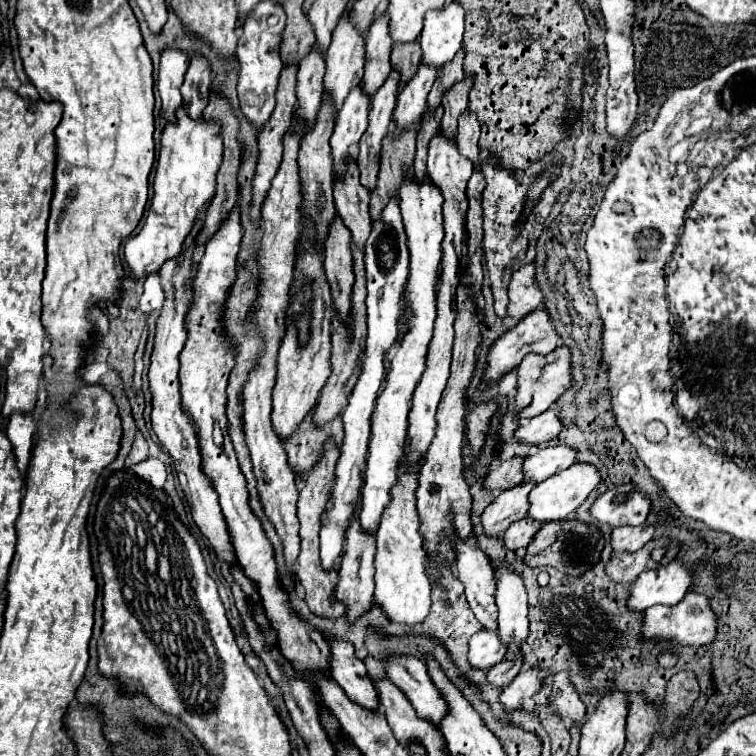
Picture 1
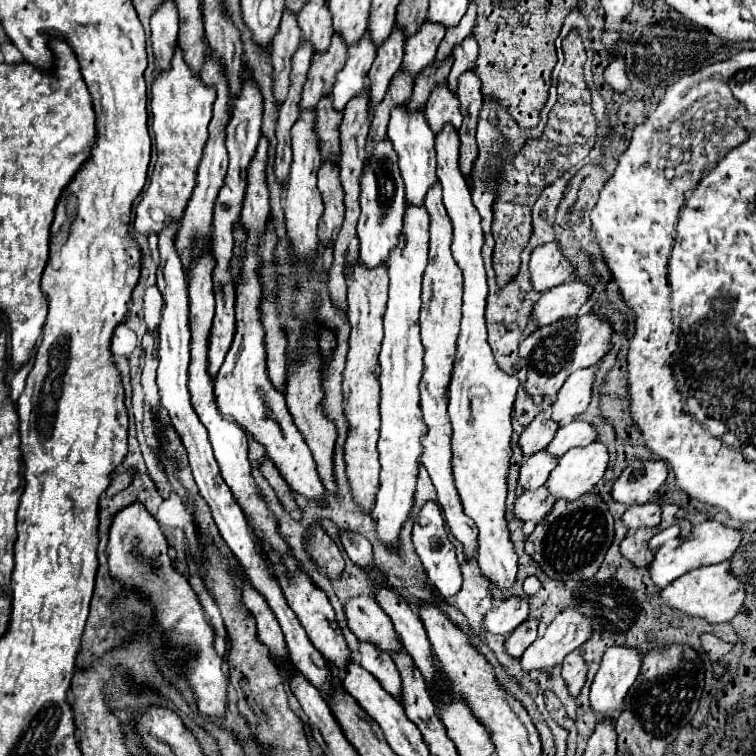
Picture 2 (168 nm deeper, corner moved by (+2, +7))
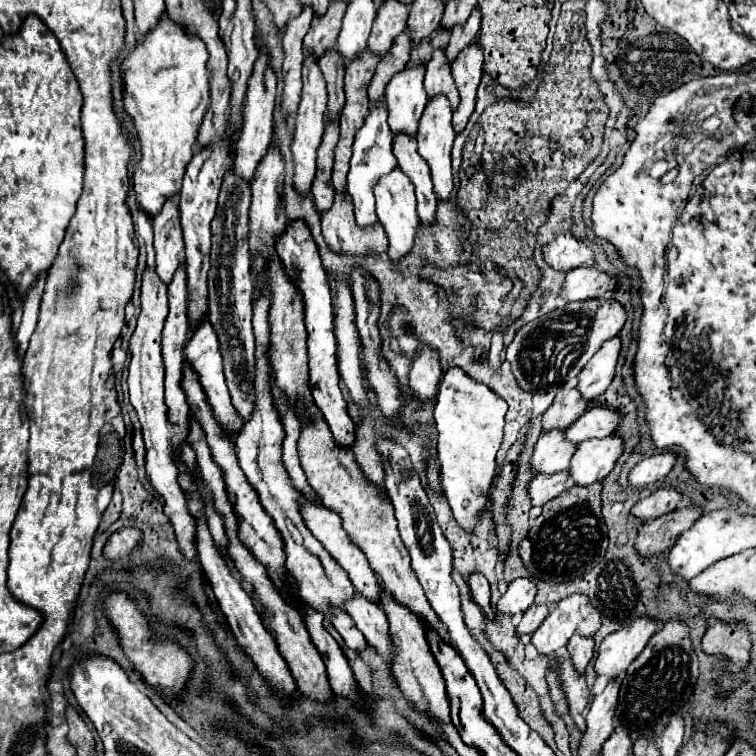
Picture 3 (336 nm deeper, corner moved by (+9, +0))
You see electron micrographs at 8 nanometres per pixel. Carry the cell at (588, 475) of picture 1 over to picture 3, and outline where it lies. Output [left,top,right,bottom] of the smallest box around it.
[570,433,624,485]

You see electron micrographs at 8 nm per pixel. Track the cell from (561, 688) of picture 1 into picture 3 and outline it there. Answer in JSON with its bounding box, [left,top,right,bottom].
[566,635,594,673]

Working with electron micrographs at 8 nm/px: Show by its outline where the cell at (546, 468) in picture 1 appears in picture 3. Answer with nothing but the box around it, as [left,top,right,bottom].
[566,405,622,443]

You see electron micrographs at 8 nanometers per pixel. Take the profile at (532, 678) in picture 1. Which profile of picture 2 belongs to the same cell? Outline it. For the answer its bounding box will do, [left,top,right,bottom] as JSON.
[521,610,591,672]

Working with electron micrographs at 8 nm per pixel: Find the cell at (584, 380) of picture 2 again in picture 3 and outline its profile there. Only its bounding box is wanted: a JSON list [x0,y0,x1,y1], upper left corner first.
[578,335,622,401]

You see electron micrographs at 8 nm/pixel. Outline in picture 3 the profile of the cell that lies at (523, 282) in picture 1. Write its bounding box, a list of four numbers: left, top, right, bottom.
[544,231,594,273]

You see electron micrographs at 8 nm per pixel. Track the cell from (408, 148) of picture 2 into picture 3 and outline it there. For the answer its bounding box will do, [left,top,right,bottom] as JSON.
[386,65,428,135]

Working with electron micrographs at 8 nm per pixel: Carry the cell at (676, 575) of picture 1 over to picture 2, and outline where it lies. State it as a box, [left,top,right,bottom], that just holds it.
[649,520,741,590]

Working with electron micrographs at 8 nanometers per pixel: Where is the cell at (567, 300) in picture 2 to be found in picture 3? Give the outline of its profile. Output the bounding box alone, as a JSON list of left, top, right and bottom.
[560,265,618,303]

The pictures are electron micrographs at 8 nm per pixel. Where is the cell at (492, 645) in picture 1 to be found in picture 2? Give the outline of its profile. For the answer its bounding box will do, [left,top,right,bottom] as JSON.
[485,598,529,636]

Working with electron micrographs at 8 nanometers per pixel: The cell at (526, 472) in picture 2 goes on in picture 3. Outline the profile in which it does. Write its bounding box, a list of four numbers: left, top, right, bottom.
[532,429,578,473]

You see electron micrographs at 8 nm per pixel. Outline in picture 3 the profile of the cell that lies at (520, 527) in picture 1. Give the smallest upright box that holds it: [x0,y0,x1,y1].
[530,471,570,507]

